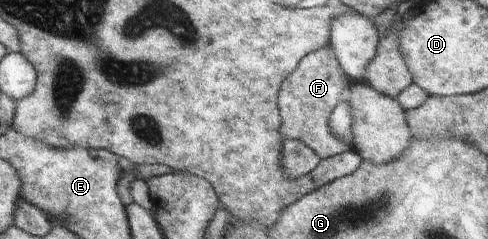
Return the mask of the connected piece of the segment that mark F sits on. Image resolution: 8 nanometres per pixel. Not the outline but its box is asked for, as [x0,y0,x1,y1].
[278,45,354,158]

